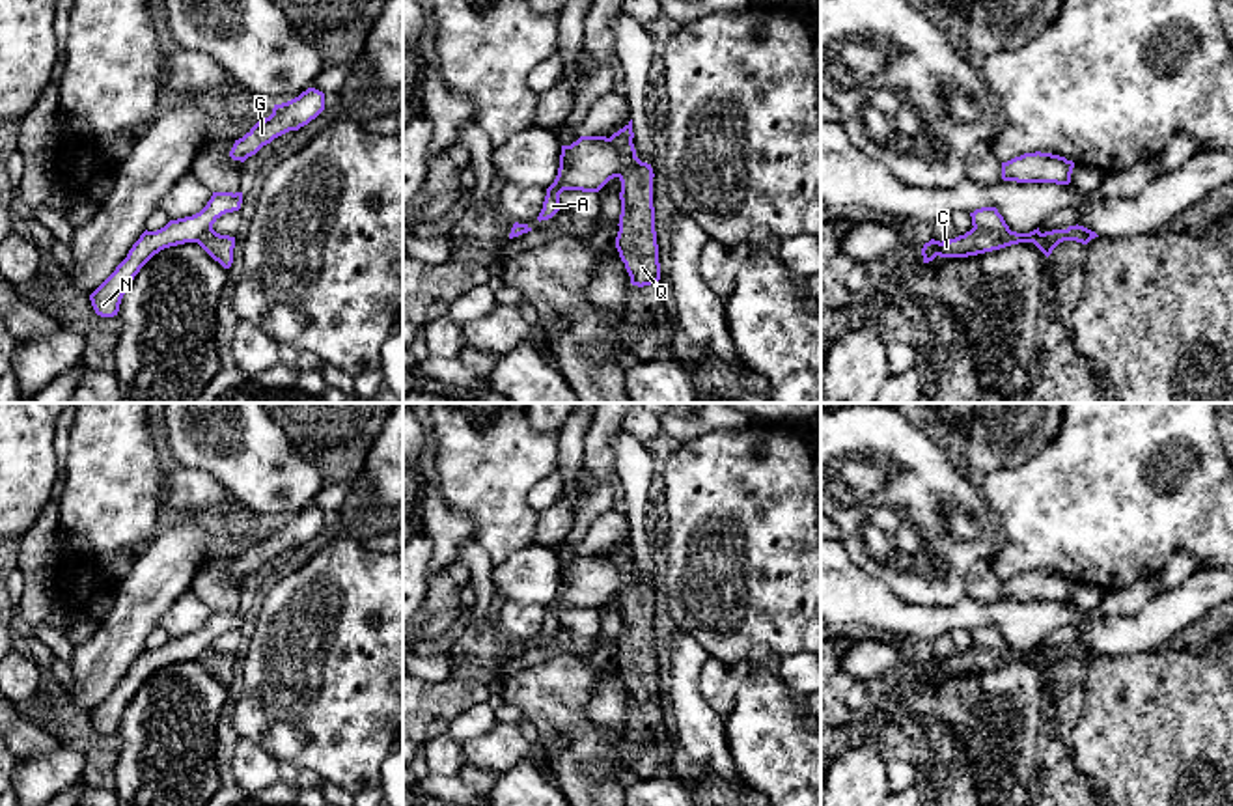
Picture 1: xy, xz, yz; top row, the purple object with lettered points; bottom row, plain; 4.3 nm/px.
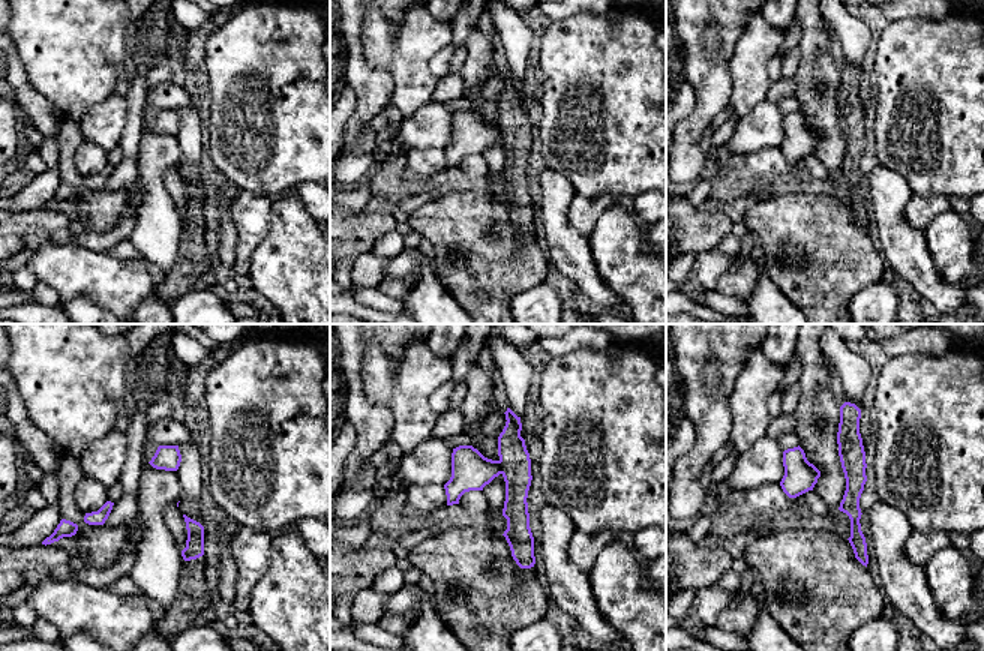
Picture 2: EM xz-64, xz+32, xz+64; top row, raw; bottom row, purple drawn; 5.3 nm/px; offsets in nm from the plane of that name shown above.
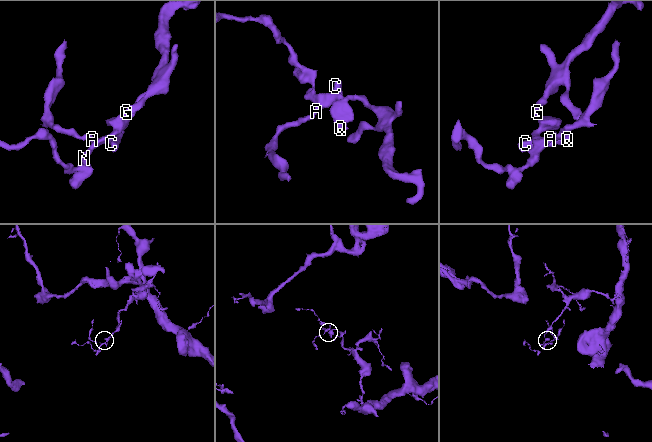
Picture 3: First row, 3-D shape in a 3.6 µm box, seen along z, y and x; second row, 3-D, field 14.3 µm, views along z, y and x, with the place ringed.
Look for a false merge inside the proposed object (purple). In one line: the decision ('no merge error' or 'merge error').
merge error

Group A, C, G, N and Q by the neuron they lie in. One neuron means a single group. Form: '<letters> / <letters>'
A G N / C Q

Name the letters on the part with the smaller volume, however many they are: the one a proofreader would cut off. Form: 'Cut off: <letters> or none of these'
Cut off: C, Q

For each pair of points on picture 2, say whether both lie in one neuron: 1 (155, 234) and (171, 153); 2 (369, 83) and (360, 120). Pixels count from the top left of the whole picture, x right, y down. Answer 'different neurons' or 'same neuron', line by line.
1: same neuron
2: same neuron

